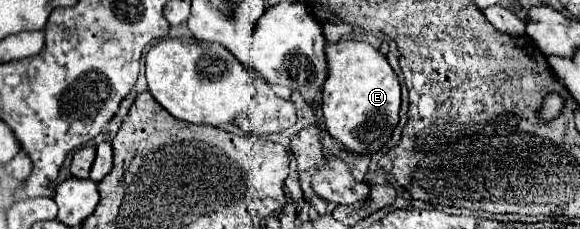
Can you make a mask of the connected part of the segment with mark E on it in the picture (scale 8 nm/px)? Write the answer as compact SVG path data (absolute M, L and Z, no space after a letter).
M345 40L327 46L327 80L323 84L323 120L327 132L349 152L377 154L391 138L399 122L399 78L387 58L367 42Z

